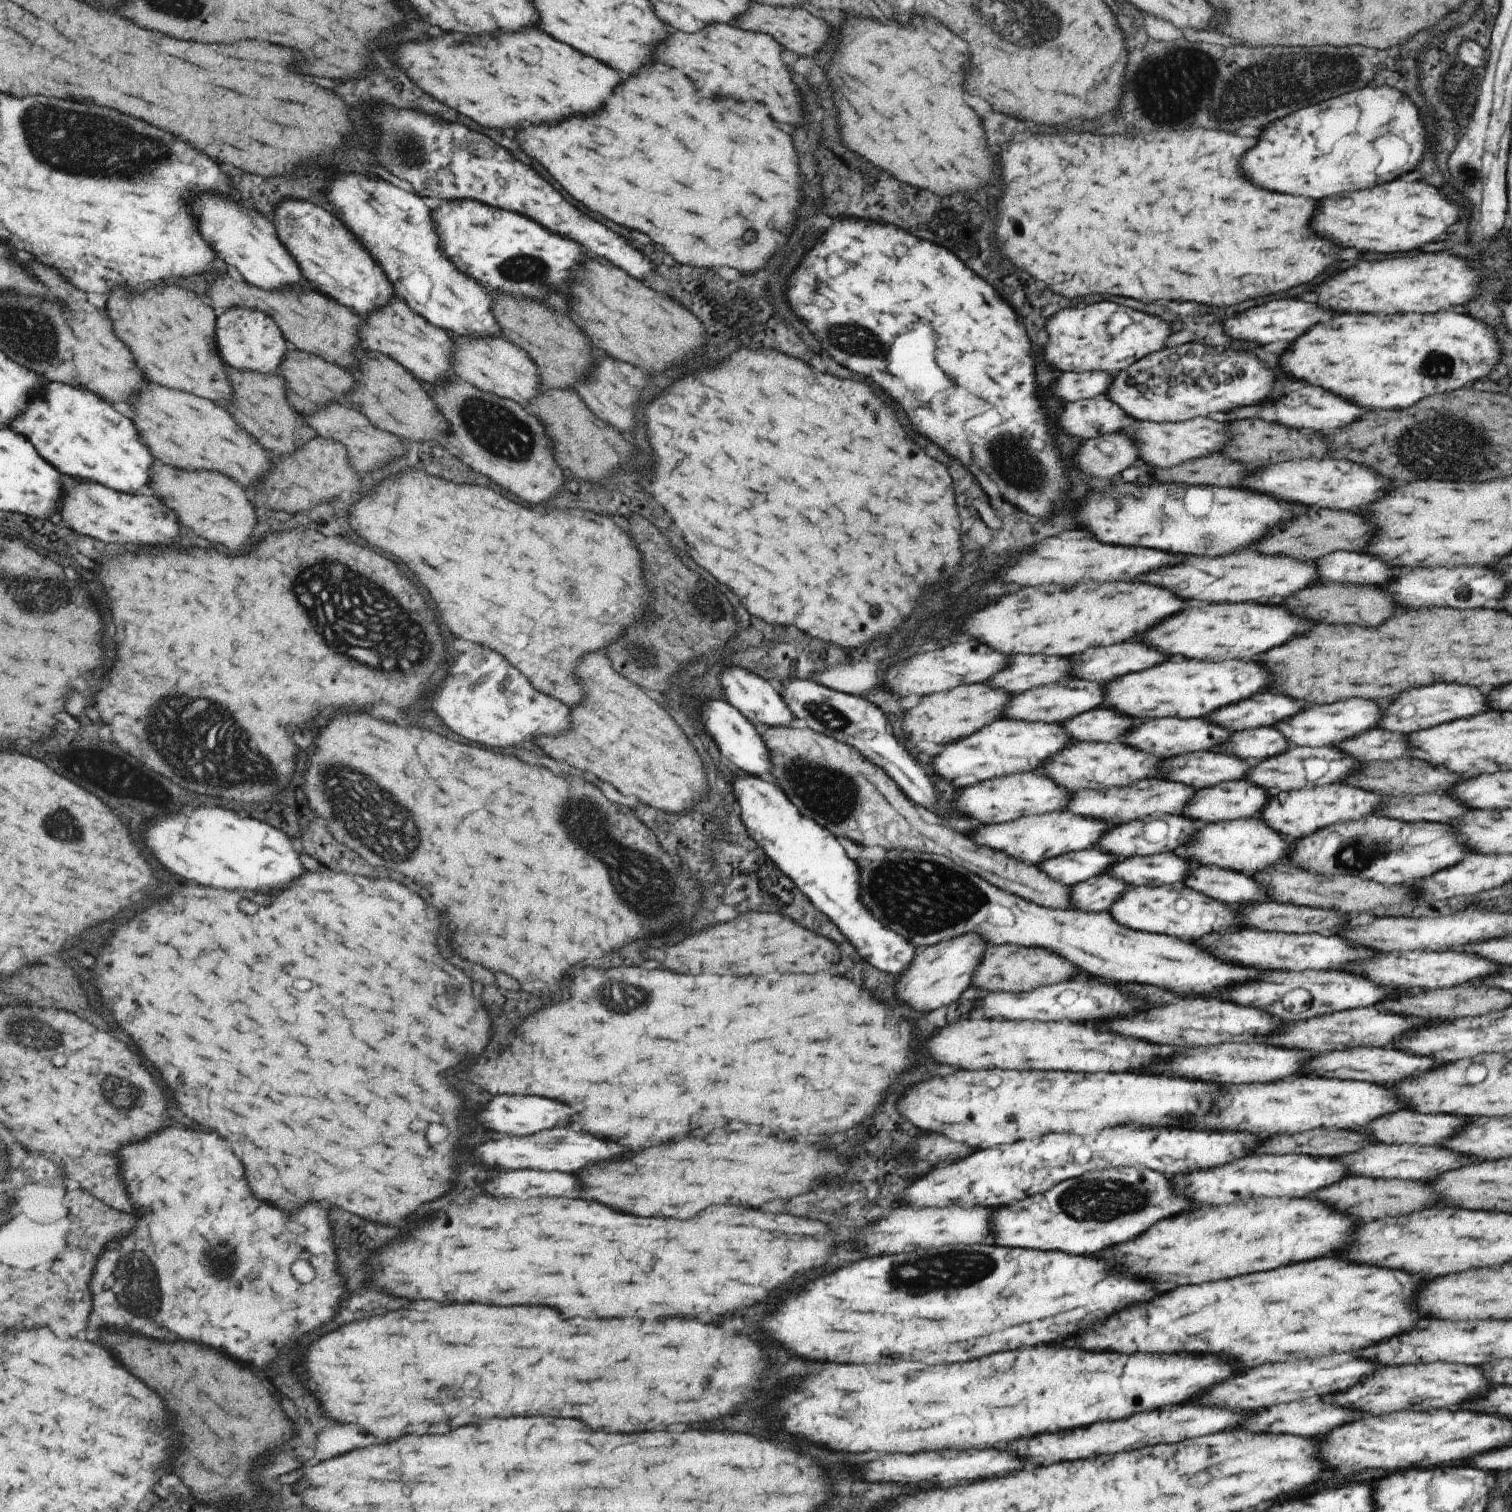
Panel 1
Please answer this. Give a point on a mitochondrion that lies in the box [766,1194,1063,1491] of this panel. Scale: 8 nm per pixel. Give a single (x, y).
(946, 1272)

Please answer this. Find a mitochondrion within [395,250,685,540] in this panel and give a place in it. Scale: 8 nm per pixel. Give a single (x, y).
(497, 428)

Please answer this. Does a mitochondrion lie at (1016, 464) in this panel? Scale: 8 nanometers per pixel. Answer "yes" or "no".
yes

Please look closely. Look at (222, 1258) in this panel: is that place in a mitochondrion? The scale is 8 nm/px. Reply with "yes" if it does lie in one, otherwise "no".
yes

